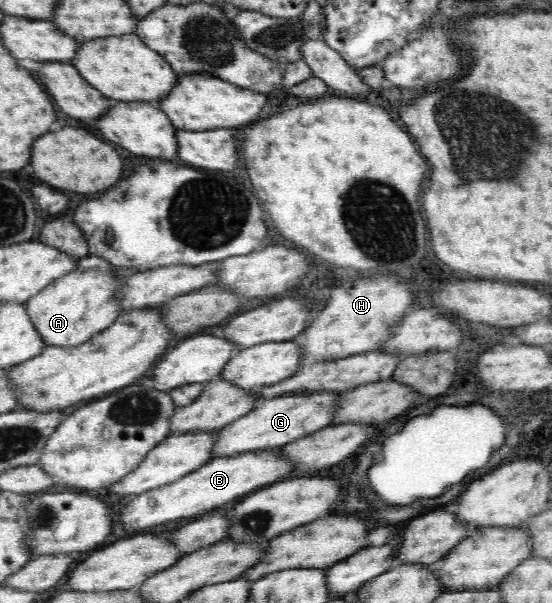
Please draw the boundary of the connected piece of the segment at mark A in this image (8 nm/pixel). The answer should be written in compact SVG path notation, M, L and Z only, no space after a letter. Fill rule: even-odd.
M74 269L51 285L32 295L24 304L24 313L45 346L77 346L113 323L119 313L113 291L117 278L103 270Z

